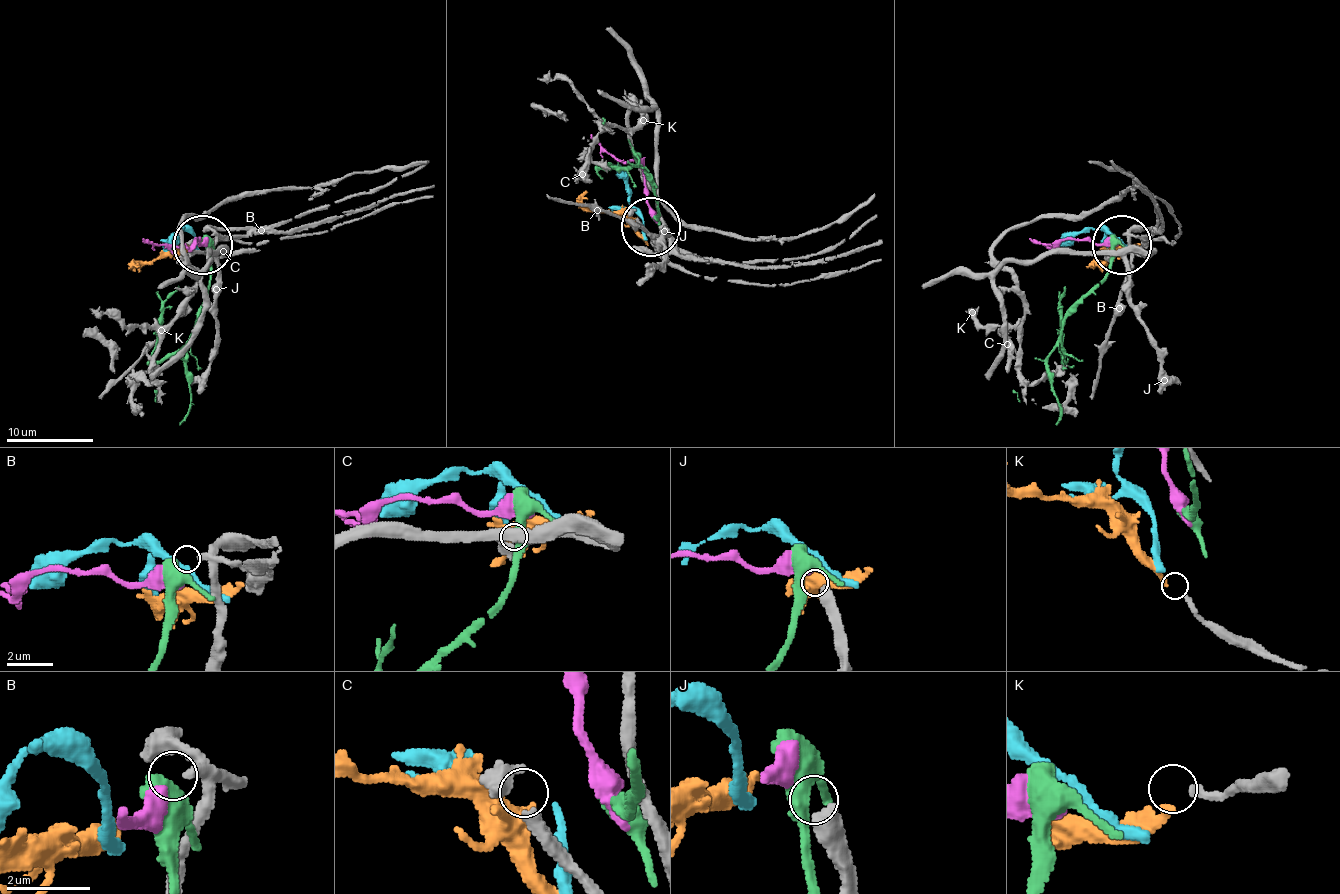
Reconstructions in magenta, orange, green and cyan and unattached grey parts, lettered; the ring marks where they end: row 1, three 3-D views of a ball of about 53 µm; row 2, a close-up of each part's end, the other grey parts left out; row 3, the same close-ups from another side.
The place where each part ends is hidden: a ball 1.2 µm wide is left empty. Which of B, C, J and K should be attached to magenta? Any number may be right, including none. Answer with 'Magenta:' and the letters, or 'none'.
Magenta: none

